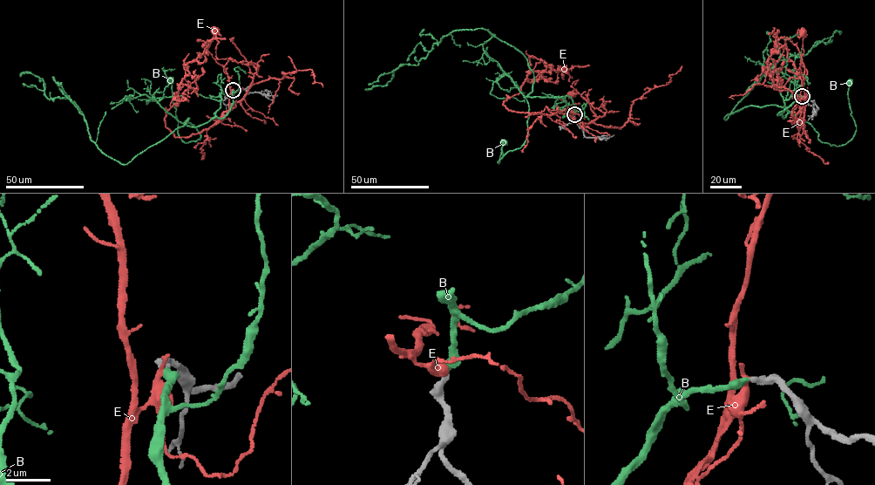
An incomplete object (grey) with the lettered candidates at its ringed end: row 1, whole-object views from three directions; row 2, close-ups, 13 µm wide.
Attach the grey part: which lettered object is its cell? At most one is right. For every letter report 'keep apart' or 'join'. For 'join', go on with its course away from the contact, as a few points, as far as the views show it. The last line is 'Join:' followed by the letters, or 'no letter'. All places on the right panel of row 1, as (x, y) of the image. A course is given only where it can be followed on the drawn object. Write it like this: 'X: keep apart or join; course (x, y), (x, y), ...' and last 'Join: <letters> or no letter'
B: join; course (802, 96), (777, 114), (790, 112), (808, 122), (822, 142), (845, 145), (856, 130), (849, 82)
E: keep apart
Join: B

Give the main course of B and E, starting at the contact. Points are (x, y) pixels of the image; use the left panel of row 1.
B: (233, 90), (223, 117), (195, 126), (186, 122), (200, 138), (186, 143), (178, 133), (170, 79)
E: (233, 90), (230, 92), (225, 67), (207, 51), (214, 30)

